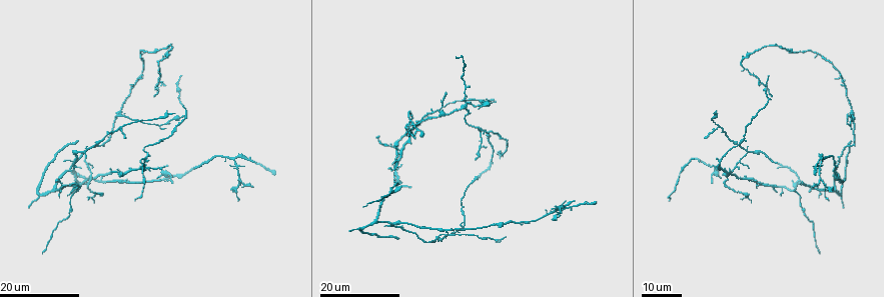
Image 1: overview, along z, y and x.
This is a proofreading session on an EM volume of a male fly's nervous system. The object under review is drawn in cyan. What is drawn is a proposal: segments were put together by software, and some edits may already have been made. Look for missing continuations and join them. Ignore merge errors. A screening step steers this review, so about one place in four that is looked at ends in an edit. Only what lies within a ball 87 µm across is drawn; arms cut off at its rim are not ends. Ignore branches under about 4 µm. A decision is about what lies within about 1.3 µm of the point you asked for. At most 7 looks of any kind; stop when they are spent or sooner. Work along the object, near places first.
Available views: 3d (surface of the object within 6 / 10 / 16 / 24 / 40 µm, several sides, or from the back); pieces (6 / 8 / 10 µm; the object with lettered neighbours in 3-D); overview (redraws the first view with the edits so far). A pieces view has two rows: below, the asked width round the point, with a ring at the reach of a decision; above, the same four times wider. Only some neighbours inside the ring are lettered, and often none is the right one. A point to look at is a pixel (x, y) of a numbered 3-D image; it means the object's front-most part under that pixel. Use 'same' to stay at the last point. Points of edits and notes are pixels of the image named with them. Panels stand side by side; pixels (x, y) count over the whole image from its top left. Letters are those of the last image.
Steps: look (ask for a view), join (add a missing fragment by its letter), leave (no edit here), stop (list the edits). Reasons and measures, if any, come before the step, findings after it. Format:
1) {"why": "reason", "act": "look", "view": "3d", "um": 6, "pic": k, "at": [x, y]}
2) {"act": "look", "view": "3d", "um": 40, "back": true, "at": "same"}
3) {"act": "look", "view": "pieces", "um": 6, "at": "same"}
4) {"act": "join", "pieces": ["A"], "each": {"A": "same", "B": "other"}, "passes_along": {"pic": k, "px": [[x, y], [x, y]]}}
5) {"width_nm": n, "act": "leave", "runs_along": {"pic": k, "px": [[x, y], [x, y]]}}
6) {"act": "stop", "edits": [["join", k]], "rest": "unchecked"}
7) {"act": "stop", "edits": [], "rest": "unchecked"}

{"why": "tapers out", "act": "look", "view": "3d", "um": 16, "pic": 1, "at": [573, 201]}

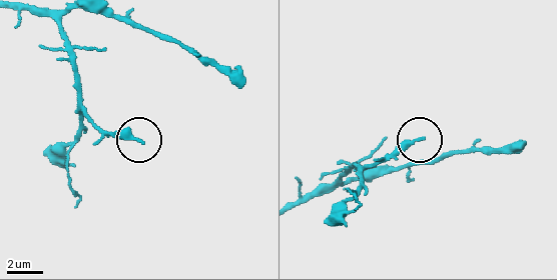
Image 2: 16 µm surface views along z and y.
{"act": "look", "view": "pieces", "um": 6, "pic": 2, "at": [141, 141]}

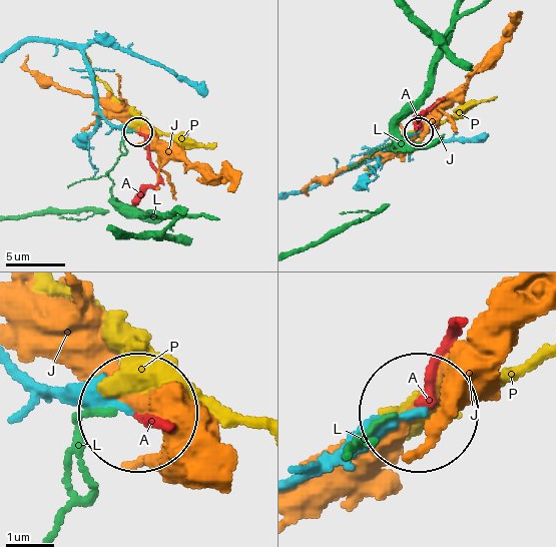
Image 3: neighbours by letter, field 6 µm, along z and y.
{"act": "leave", "each": {"A": "other", "J": "other", "L": "other", "P": "other"}, "runs_along": {"pic": 3, "px": [[28, 374], [132, 417]]}, "found": "none of them fits"}

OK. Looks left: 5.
{"why": "long arm stops here", "act": "look", "view": "3d", "um": 24, "pic": 1, "at": [182, 75]}

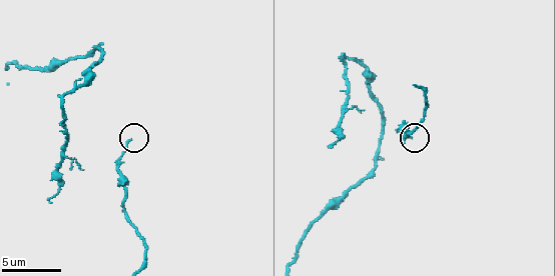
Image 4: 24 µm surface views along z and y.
{"act": "look", "view": "3d", "um": 10, "pic": 4, "at": [130, 142]}

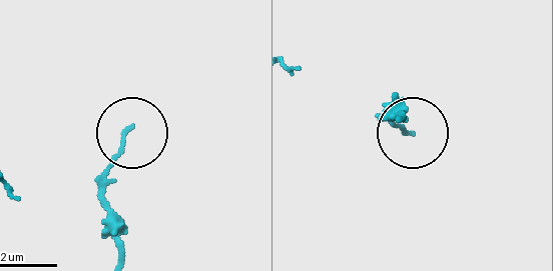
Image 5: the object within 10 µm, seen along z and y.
{"act": "look", "view": "pieces", "um": 10, "pic": 5, "at": [131, 126]}

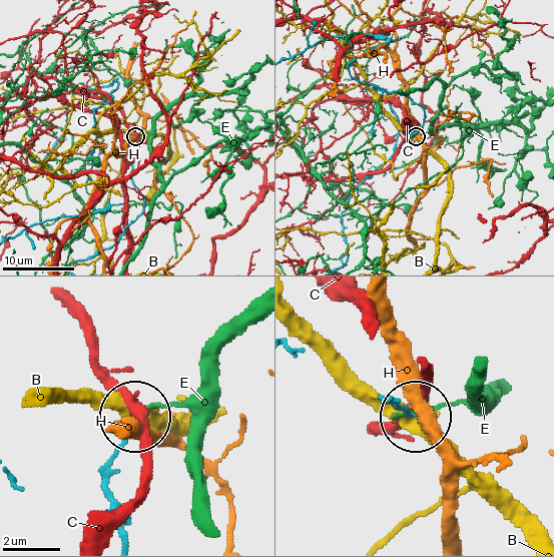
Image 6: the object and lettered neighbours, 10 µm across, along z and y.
{"act": "leave", "each": {"B": "other", "C": "other", "E": "other", "H": "other"}, "found": "none of them fits"}

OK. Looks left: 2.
{"act": "look", "view": "3d", "um": 24, "pic": 1, "at": [410, 187]}

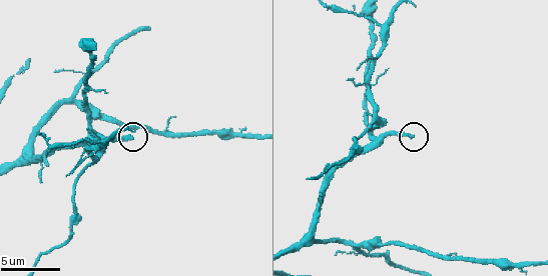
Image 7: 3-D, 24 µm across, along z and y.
{"act": "look", "view": "pieces", "um": 6, "pic": 7, "at": [132, 137]}

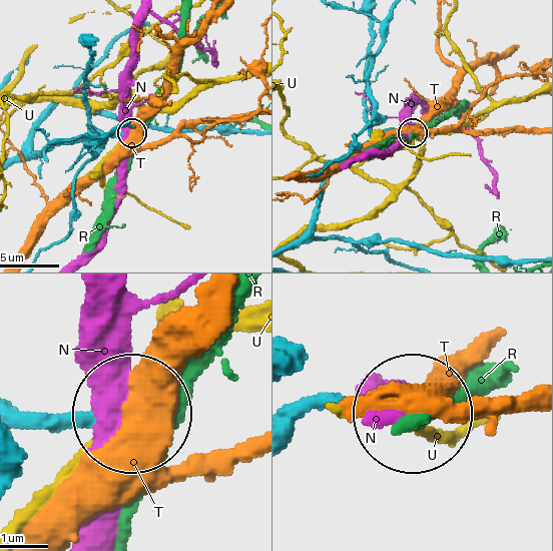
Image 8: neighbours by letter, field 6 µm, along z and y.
{"act": "leave", "each": {"N": "other", "R": "other", "T": "other", "U": "other"}, "runs_along": {"pic": 8, "px": [[18, 425], [122, 417]]}, "found": "none of them fits"}

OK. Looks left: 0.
{"act": "stop", "edits": [], "rest": "unchecked"}

